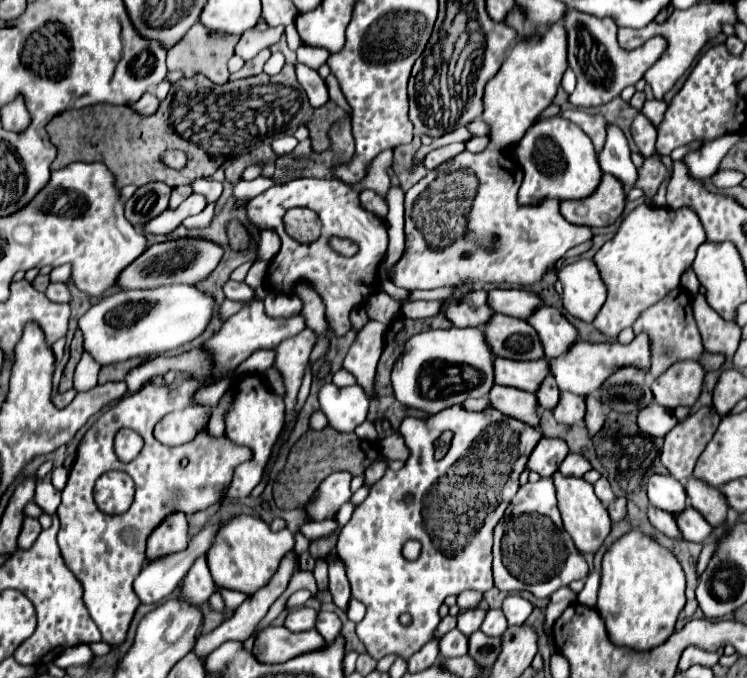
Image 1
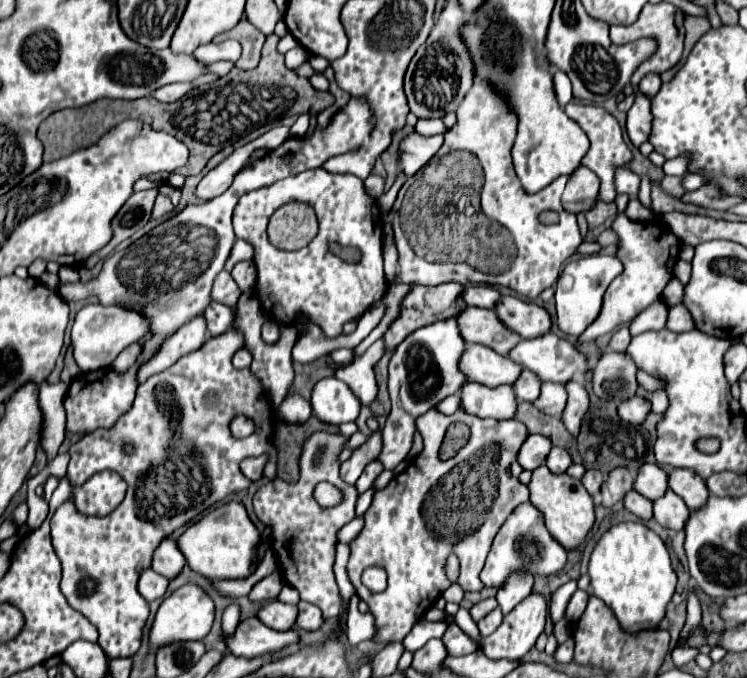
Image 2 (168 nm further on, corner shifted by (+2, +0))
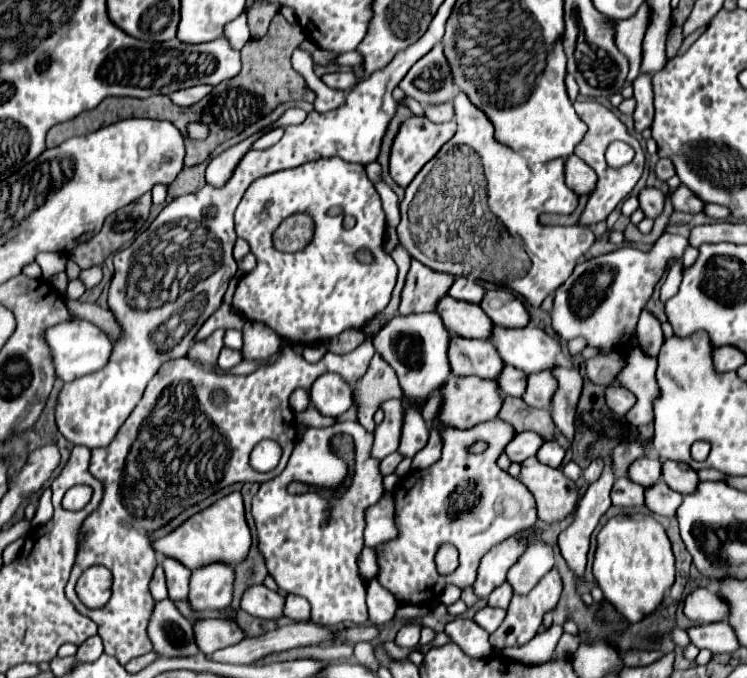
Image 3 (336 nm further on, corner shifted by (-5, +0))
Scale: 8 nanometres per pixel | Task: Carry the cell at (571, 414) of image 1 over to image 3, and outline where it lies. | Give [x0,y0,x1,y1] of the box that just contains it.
[523,372,557,408]

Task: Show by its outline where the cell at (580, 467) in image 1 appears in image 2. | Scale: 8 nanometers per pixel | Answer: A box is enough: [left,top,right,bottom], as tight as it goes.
[546,448,572,474]

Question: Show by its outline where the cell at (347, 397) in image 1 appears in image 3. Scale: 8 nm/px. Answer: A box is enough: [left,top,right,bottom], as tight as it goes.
[309,374,353,416]

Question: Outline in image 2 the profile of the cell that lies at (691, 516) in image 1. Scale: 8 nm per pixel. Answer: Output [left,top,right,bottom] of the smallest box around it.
[654,490,690,530]

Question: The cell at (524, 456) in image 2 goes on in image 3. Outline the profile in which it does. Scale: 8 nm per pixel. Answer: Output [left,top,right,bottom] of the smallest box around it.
[505,432,545,462]

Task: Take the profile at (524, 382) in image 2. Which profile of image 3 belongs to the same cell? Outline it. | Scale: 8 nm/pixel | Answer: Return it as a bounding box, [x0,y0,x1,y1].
[501,366,527,396]

